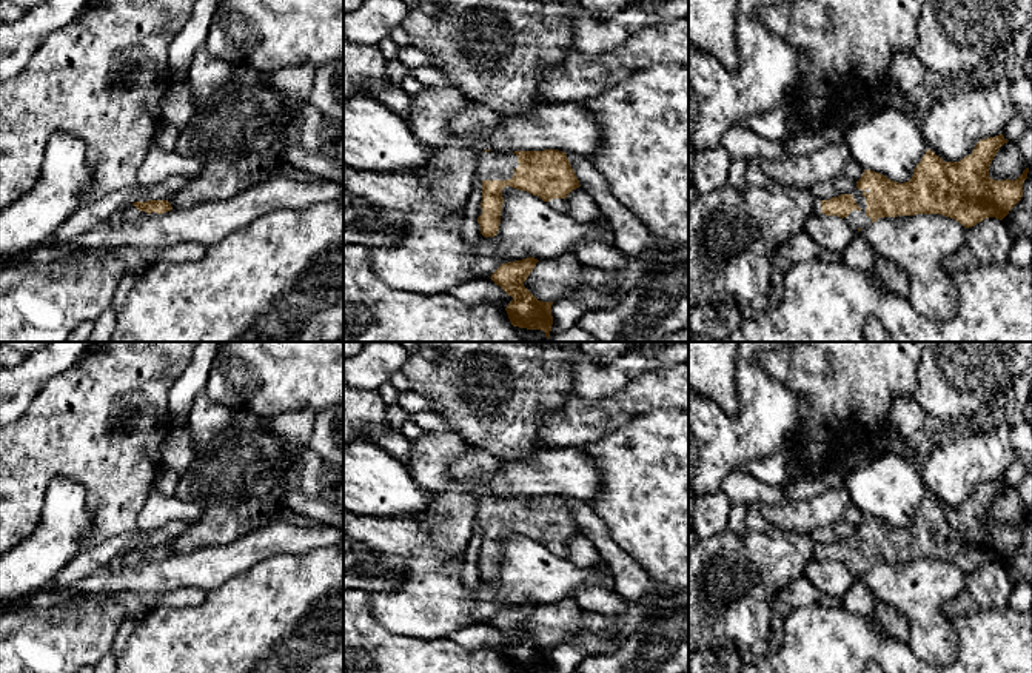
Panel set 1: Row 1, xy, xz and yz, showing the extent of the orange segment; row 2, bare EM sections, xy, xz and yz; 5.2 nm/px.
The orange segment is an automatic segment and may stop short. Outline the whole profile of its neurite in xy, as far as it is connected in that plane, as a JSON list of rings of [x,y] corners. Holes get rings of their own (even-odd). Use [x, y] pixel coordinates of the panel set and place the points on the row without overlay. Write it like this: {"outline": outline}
{"outline": [[[168,545],[134,547],[129,553],[109,561],[108,567],[129,568],[129,567],[137,567],[148,561],[157,561],[157,559],[168,557],[171,554],[173,551]]]}

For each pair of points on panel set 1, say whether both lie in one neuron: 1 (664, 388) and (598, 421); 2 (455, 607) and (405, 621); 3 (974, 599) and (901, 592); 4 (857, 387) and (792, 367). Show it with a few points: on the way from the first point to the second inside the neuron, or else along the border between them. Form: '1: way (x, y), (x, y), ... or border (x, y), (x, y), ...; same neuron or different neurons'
1: way (647, 393), (615, 411); same neuron
2: way (442, 607), (418, 609); same neuron
3: border (968, 573), (961, 593); different neurons
4: way (841, 371), (837, 367), (807, 367); same neuron

